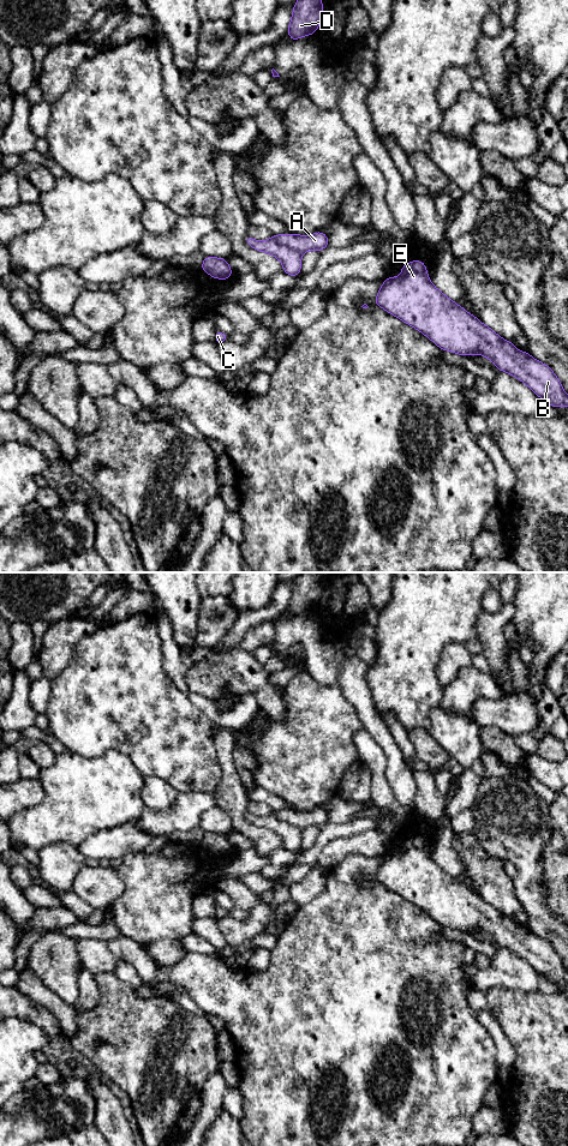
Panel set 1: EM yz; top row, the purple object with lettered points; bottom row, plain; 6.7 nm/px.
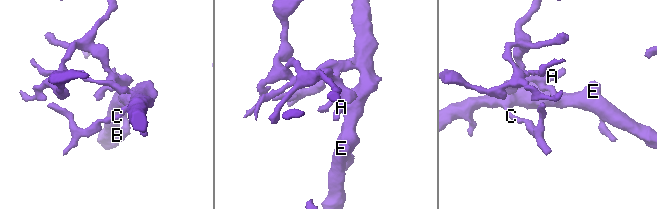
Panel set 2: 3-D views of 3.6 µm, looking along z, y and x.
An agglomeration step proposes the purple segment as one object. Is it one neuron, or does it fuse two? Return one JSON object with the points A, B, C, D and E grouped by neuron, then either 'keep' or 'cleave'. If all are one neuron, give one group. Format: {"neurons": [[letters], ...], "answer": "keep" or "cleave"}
{"neurons": [["A", "B", "C", "E"], ["D"]], "answer": "cleave"}

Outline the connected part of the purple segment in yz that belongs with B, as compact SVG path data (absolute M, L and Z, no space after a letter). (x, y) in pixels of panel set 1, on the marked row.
M420 260L406 263L401 268L401 272L402 274L399 277L387 277L384 280L384 283L379 288L375 300L377 306L384 308L388 313L397 317L406 324L424 334L441 349L464 356L468 356L470 354L480 354L482 356L490 359L497 370L508 372L525 383L537 397L545 400L549 406L568 407L568 395L564 392L560 379L555 376L552 370L548 365L532 358L527 352L519 352L512 342L500 337L492 329L484 325L478 318L470 314L465 308L440 292L429 278L425 263Z

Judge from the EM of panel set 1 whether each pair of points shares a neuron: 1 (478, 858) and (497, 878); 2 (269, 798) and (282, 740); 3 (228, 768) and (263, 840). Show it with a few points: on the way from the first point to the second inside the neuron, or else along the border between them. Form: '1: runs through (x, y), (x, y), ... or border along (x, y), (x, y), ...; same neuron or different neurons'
1: runs through (482, 863), (492, 874); same neuron
2: border along (257, 784), (281, 797), (293, 808); different neurons
3: runs through (229, 787), (238, 818), (244, 824); same neuron

